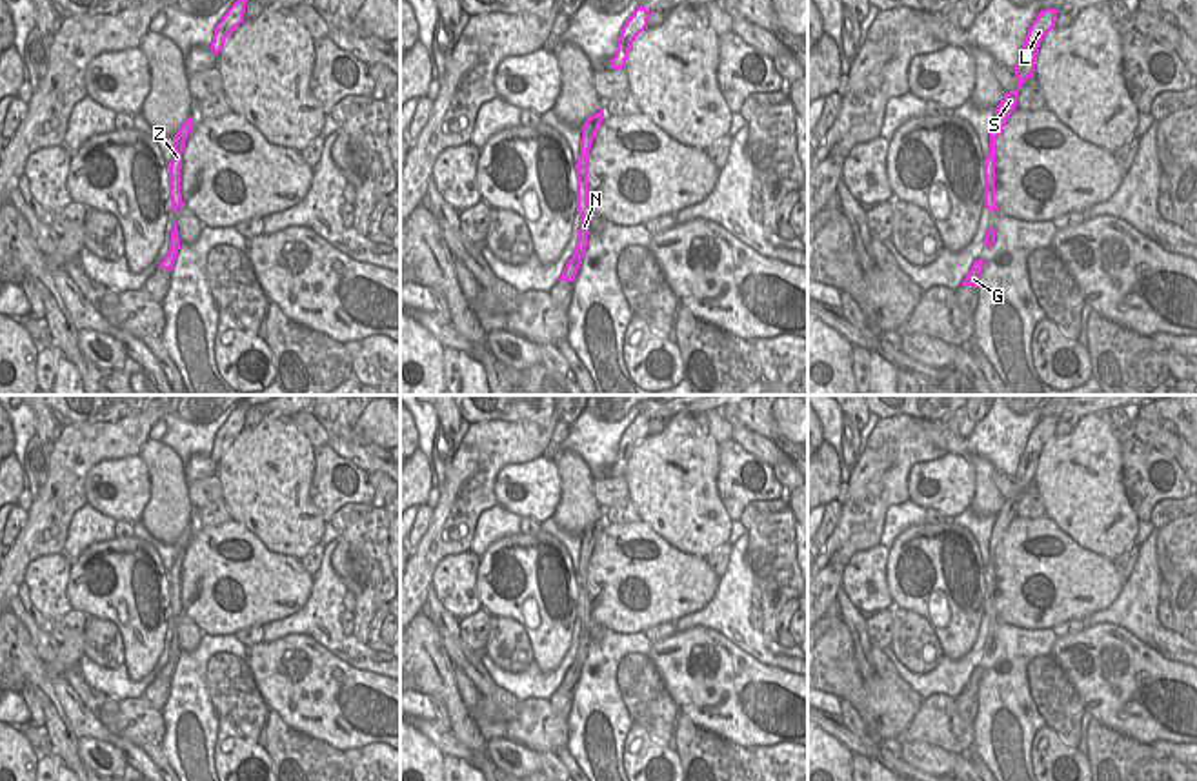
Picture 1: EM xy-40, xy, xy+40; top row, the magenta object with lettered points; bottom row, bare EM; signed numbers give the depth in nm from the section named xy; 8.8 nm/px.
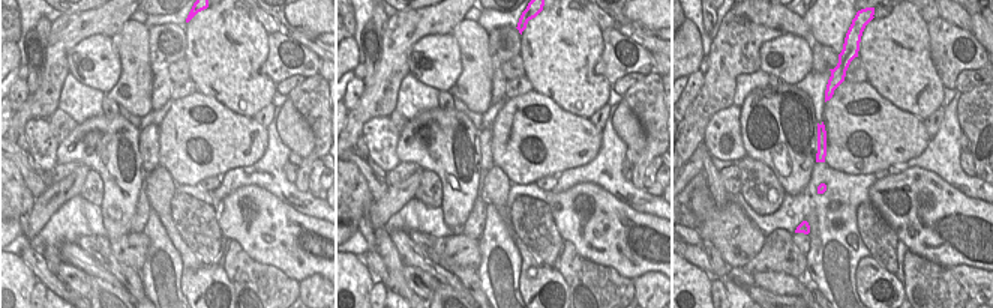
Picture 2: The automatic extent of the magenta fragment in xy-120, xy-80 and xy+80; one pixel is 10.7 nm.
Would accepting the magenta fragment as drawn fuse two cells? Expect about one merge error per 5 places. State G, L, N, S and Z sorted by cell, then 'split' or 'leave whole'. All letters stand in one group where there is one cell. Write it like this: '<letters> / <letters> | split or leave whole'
G L N S Z | leave whole

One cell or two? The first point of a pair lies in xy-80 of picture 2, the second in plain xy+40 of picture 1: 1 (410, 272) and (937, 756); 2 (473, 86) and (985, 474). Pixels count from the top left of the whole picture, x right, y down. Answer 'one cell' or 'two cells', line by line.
1: one cell
2: one cell

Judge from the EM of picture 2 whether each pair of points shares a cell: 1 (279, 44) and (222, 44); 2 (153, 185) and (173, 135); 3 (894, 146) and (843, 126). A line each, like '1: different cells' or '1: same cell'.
1: different cells
2: different cells
3: same cell

